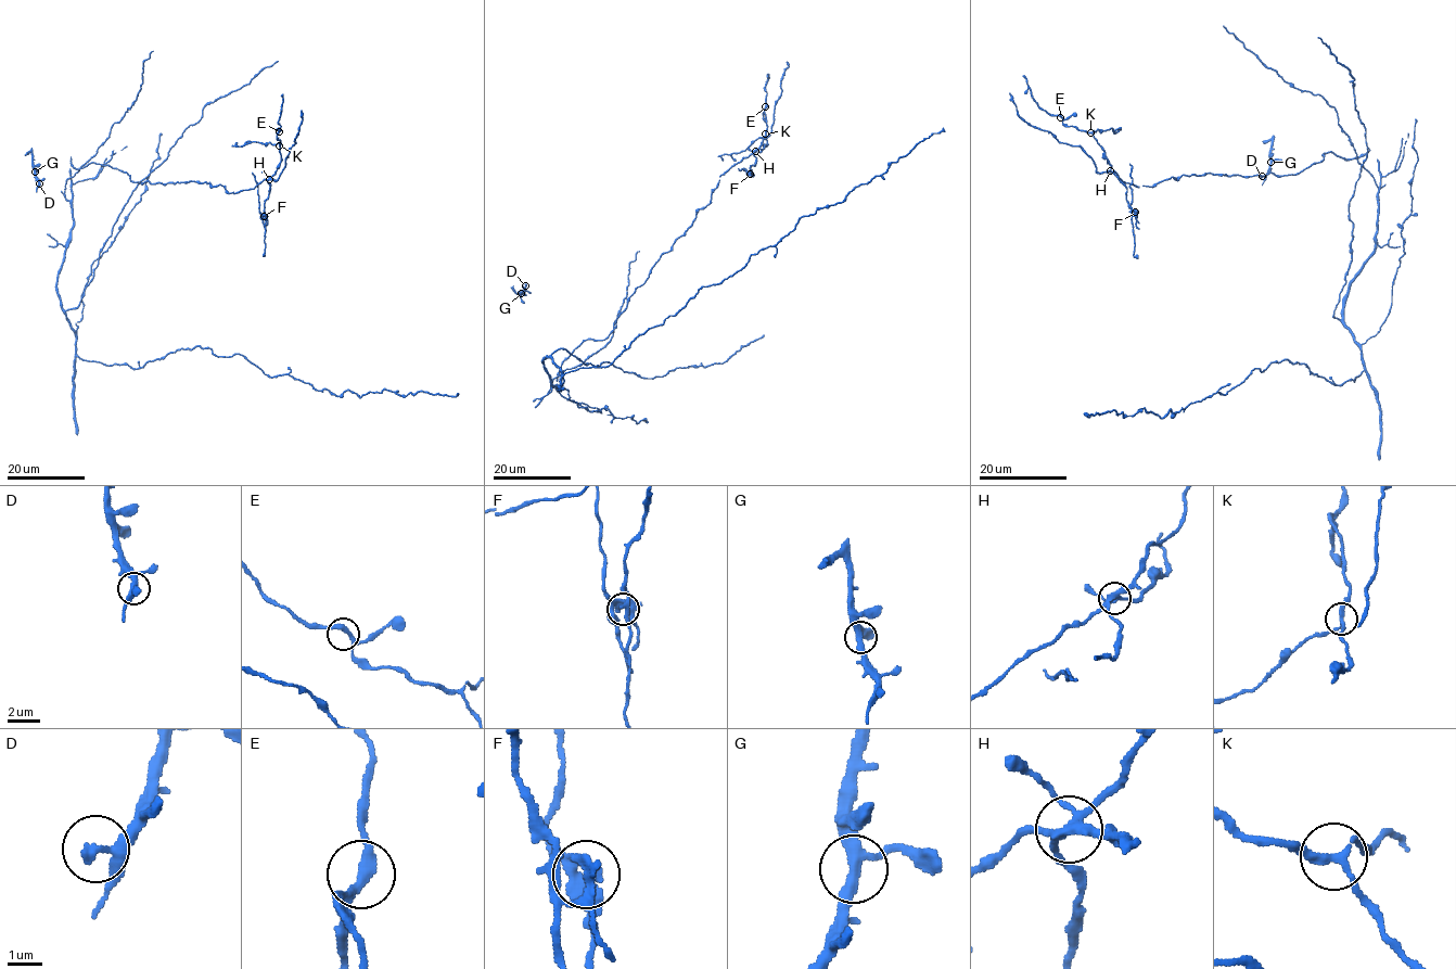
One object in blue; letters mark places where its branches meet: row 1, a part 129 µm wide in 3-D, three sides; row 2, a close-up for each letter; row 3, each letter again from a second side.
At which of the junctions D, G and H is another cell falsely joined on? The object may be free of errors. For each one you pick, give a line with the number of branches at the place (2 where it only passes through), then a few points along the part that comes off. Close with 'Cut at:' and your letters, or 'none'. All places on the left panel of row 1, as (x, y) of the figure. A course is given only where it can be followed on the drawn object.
H: 5 | (268, 179), (281, 158), (277, 132), (282, 93)
Cut at: H

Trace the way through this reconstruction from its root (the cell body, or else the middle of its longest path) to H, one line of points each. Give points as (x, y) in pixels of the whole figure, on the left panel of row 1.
H: (58, 279), (74, 221), (65, 185), (75, 168), (96, 163), (132, 181), (195, 181), (234, 193), (268, 179)

